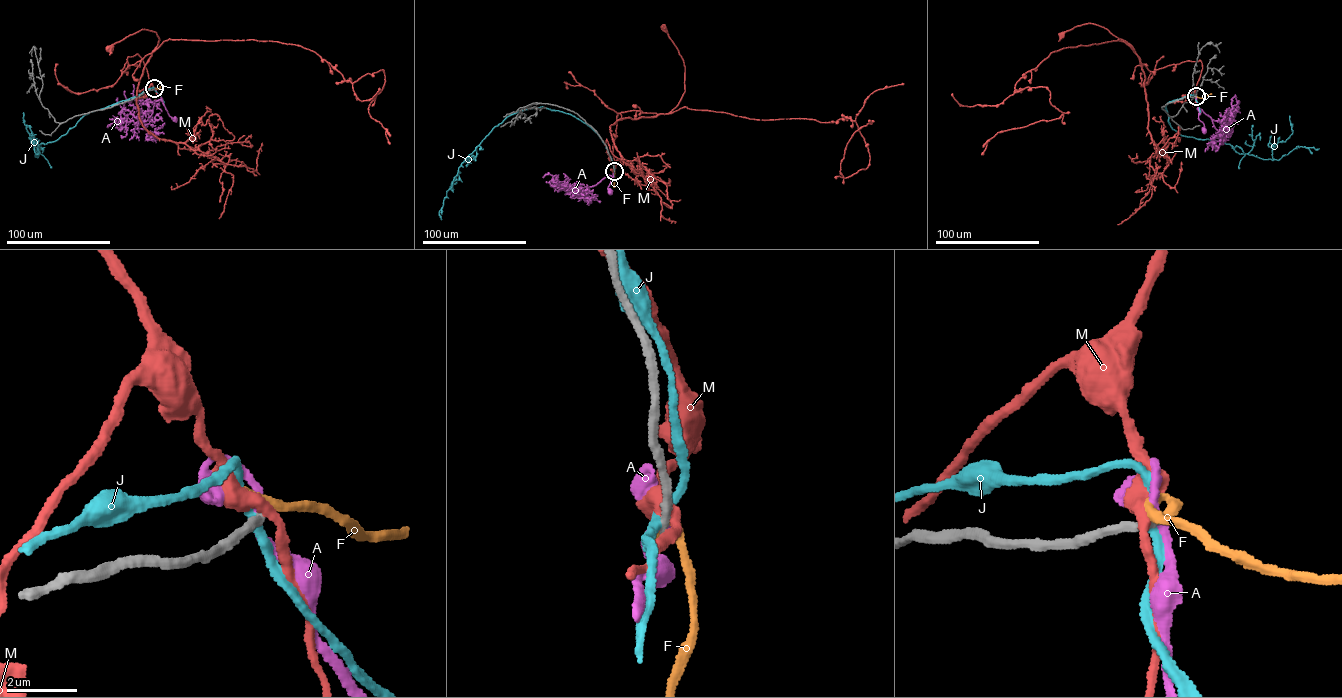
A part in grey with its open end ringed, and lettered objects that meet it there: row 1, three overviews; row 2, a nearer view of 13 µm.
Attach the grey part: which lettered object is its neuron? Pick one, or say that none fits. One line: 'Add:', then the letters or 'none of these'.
Add: F

